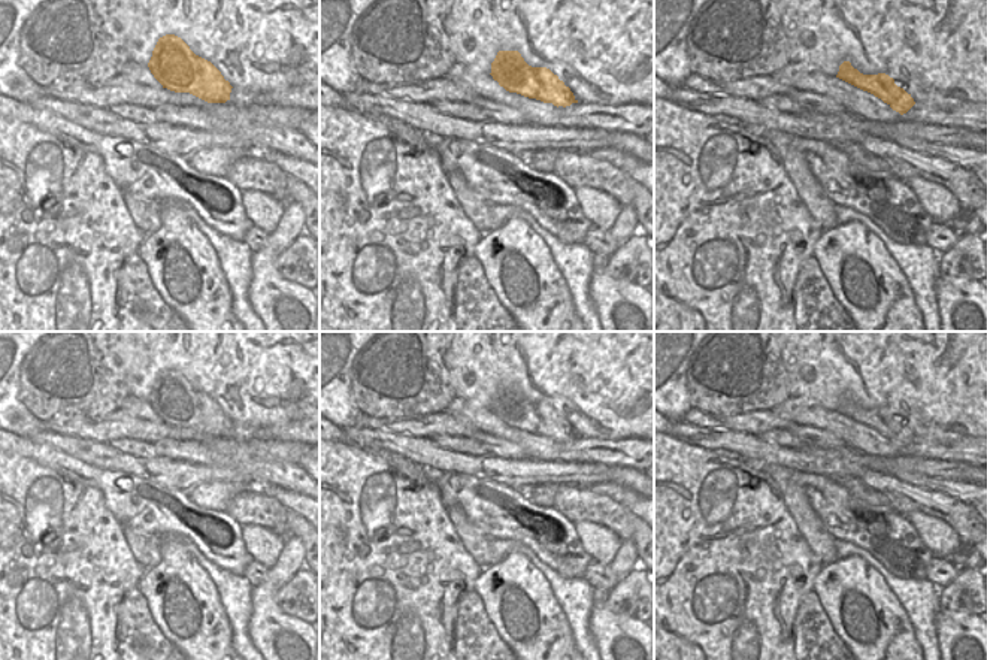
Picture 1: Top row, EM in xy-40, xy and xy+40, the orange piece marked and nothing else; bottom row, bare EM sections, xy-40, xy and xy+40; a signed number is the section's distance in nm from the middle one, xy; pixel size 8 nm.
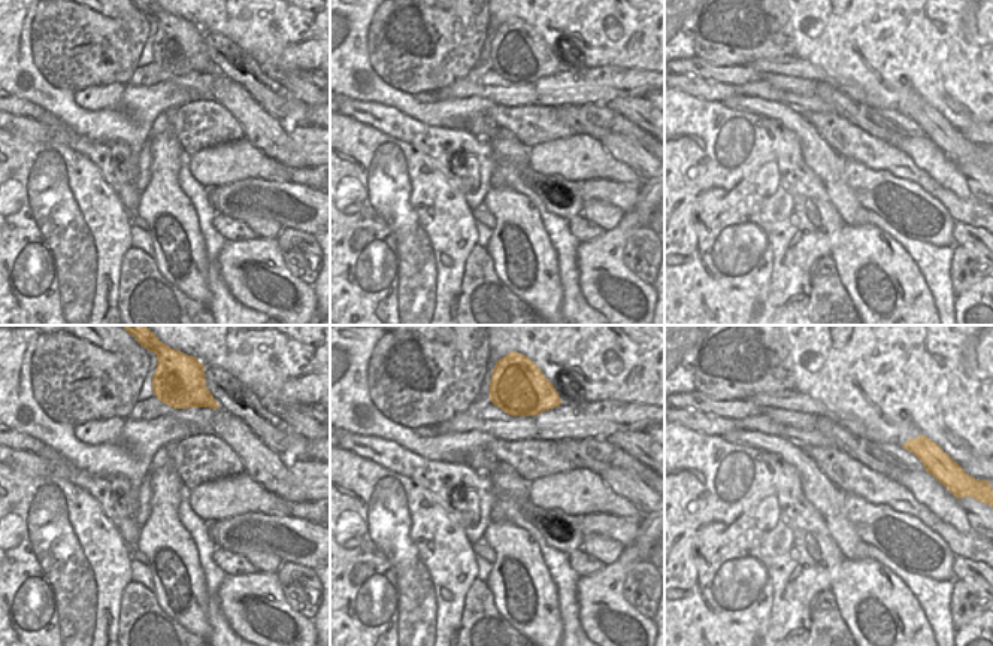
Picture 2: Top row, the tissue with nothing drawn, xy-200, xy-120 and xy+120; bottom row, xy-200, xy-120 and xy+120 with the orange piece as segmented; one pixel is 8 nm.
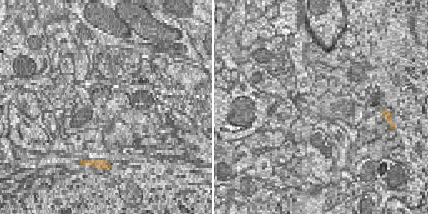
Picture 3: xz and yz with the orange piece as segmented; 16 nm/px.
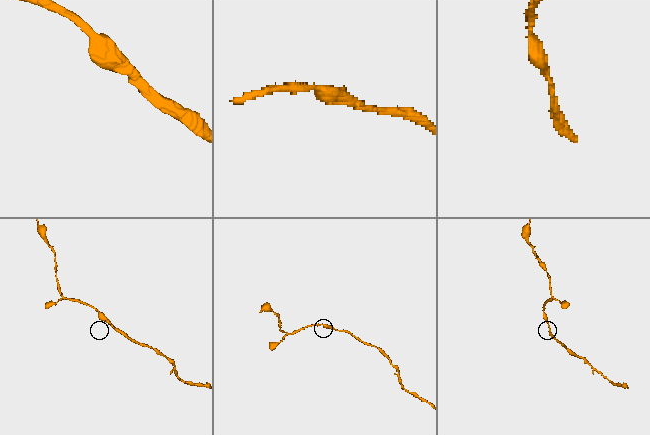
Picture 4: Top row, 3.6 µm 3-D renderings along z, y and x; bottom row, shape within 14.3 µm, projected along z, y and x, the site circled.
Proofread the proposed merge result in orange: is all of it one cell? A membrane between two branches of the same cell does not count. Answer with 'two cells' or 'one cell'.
one cell

